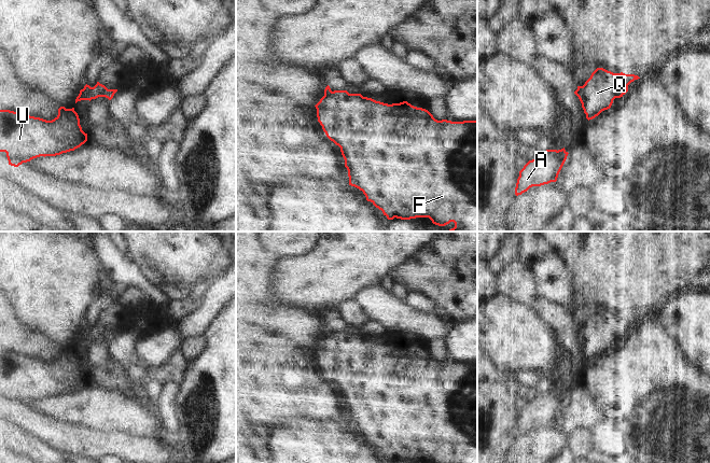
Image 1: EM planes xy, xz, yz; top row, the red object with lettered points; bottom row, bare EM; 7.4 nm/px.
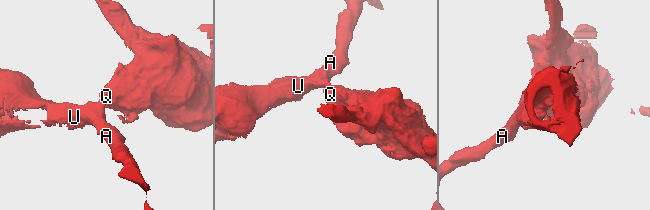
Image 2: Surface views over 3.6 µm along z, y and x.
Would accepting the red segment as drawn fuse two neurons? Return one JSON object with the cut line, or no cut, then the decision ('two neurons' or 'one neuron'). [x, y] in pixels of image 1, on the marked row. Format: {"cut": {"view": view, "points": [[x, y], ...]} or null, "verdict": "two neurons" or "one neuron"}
{"cut": {"view": "xy", "points": [[89, 86], [88, 99]]}, "verdict": "two neurons"}

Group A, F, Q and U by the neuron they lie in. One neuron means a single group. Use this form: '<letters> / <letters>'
A U / F Q

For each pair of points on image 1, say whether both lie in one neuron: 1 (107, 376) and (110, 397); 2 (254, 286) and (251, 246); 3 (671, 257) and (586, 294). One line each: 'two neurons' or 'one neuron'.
1: two neurons
2: one neuron
3: one neuron

